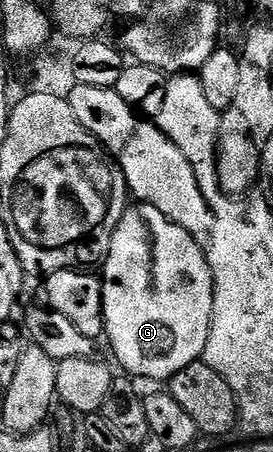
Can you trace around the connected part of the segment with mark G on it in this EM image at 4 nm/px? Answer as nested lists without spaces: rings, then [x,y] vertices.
[[[130,204],[115,227],[104,269],[101,283],[104,336],[109,337],[109,345],[126,374],[165,383],[183,371],[183,367],[202,360],[213,318],[213,276],[199,243],[195,243],[191,234],[155,207]]]

